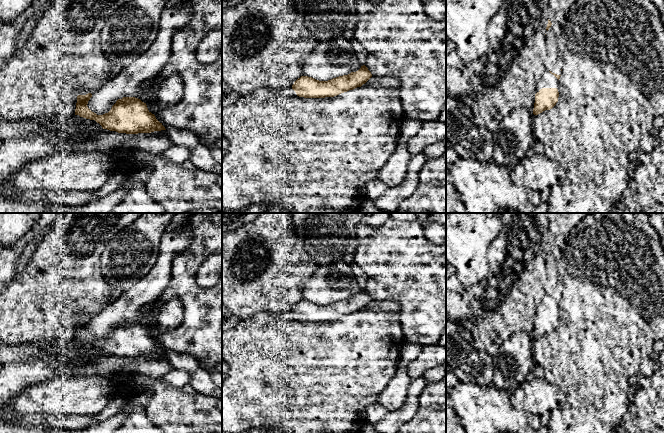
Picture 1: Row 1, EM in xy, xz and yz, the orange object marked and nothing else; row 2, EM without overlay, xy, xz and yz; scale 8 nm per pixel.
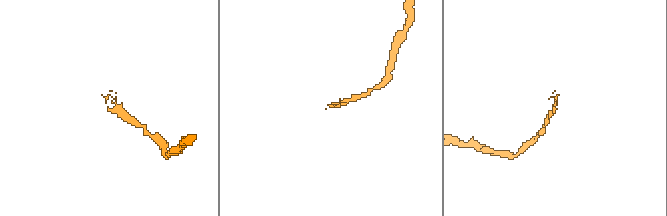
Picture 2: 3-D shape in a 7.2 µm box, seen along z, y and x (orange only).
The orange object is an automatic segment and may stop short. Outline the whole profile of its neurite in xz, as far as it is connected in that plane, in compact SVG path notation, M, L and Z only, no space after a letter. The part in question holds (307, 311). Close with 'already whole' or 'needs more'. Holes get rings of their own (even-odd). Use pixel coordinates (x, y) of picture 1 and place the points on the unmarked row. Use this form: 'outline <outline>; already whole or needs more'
outline M363 289L356 296L351 296L348 299L339 300L328 305L319 305L303 299L283 313L286 318L304 322L334 321L357 311L361 311L371 301L371 296Z; needs more

